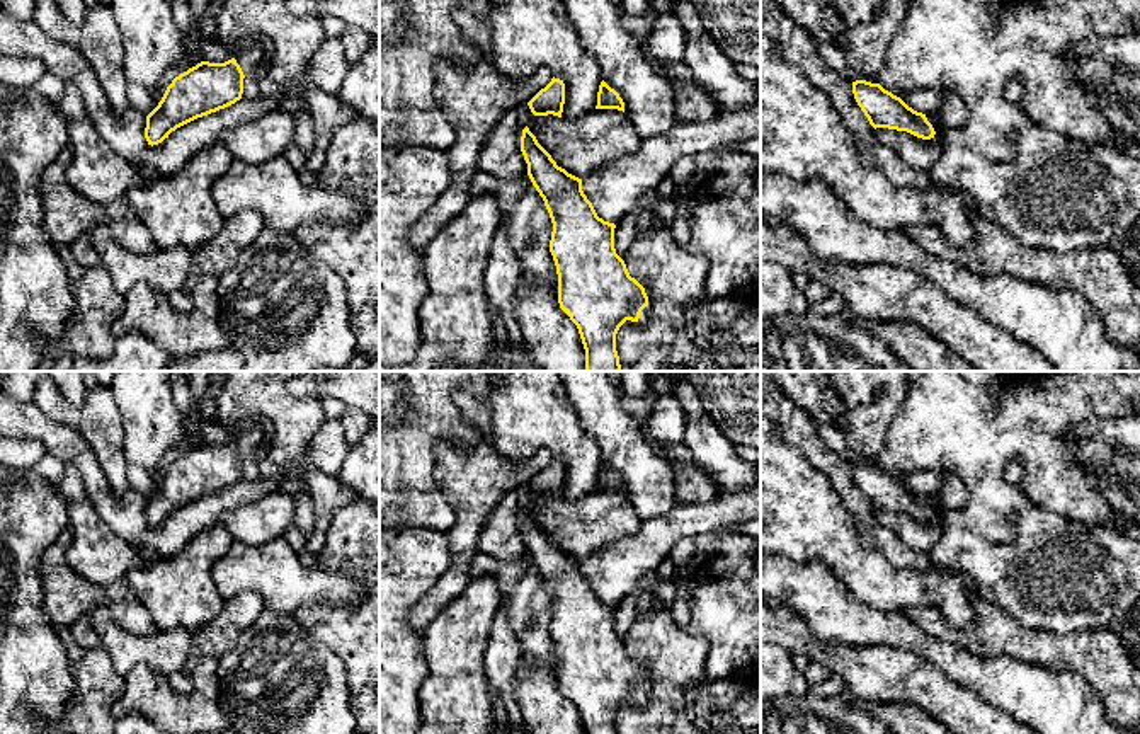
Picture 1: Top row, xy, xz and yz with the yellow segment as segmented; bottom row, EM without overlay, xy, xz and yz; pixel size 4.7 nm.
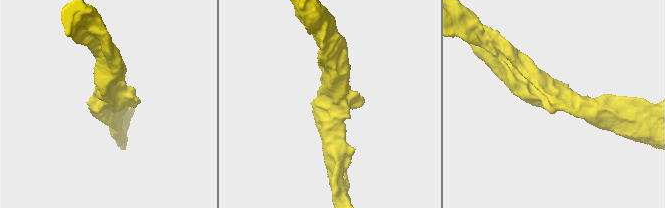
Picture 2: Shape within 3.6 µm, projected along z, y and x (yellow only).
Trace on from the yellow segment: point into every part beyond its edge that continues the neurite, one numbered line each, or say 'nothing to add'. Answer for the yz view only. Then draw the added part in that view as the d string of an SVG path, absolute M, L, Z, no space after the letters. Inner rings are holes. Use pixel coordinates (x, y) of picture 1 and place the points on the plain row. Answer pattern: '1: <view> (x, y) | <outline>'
nothing to add

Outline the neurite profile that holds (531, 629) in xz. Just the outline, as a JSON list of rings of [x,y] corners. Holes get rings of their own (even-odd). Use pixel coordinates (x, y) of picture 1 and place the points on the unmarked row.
[[[533,565],[507,599],[500,601],[522,652],[514,676],[514,698],[531,734],[585,734],[577,707],[560,690],[558,656],[550,622],[553,605]]]

